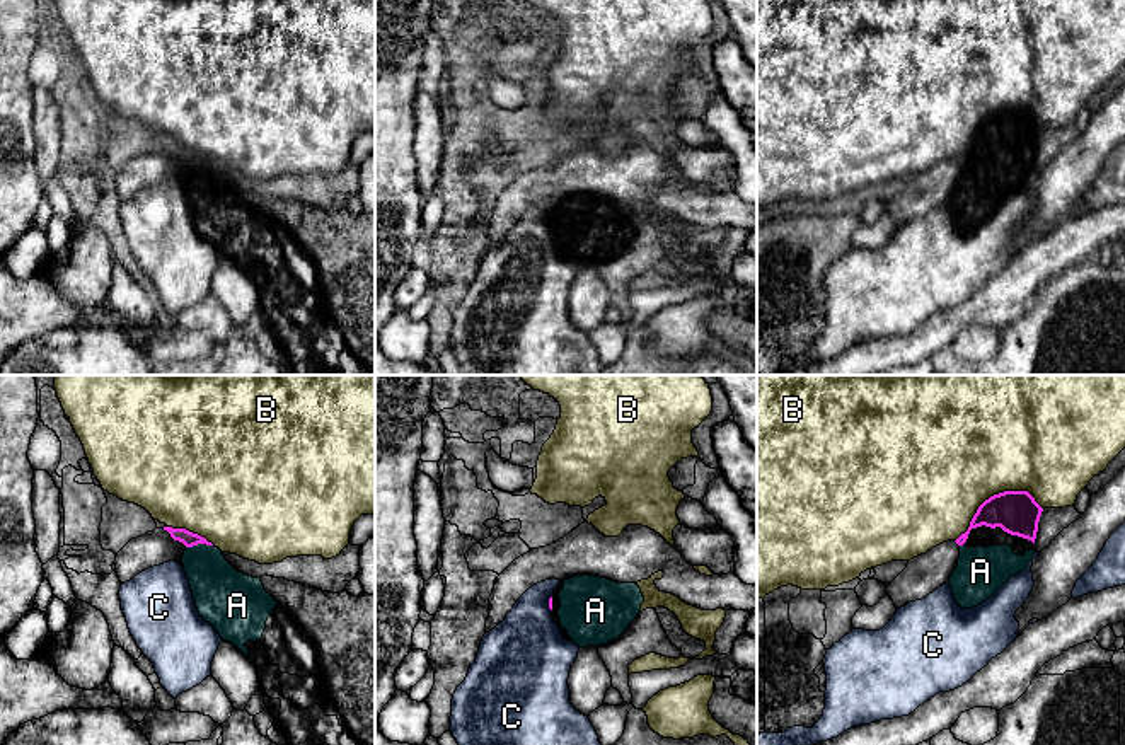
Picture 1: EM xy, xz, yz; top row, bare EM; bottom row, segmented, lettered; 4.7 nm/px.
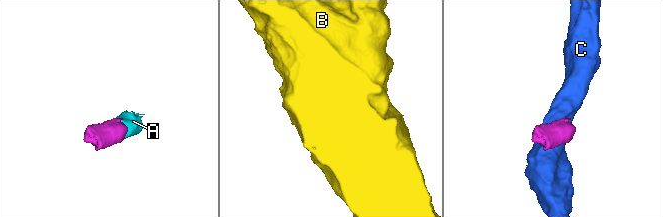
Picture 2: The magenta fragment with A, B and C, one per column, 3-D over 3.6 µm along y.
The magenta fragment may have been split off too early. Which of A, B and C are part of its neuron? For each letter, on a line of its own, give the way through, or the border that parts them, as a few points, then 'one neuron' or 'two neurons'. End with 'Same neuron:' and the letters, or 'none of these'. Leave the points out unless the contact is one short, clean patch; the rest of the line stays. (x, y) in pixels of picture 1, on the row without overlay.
A: runs through xy (190, 157), (198, 161), (201, 179), (219, 208); one neuron
B: two neurons
C: two neurons
Same neuron: A

